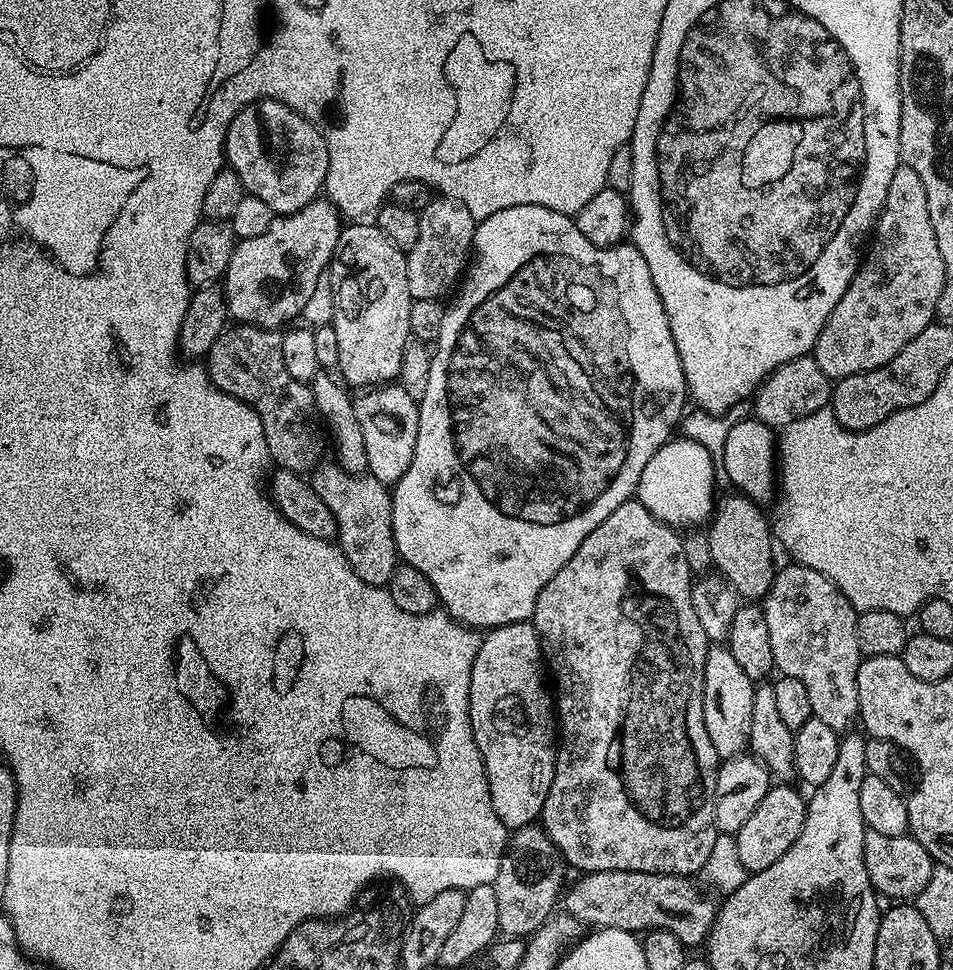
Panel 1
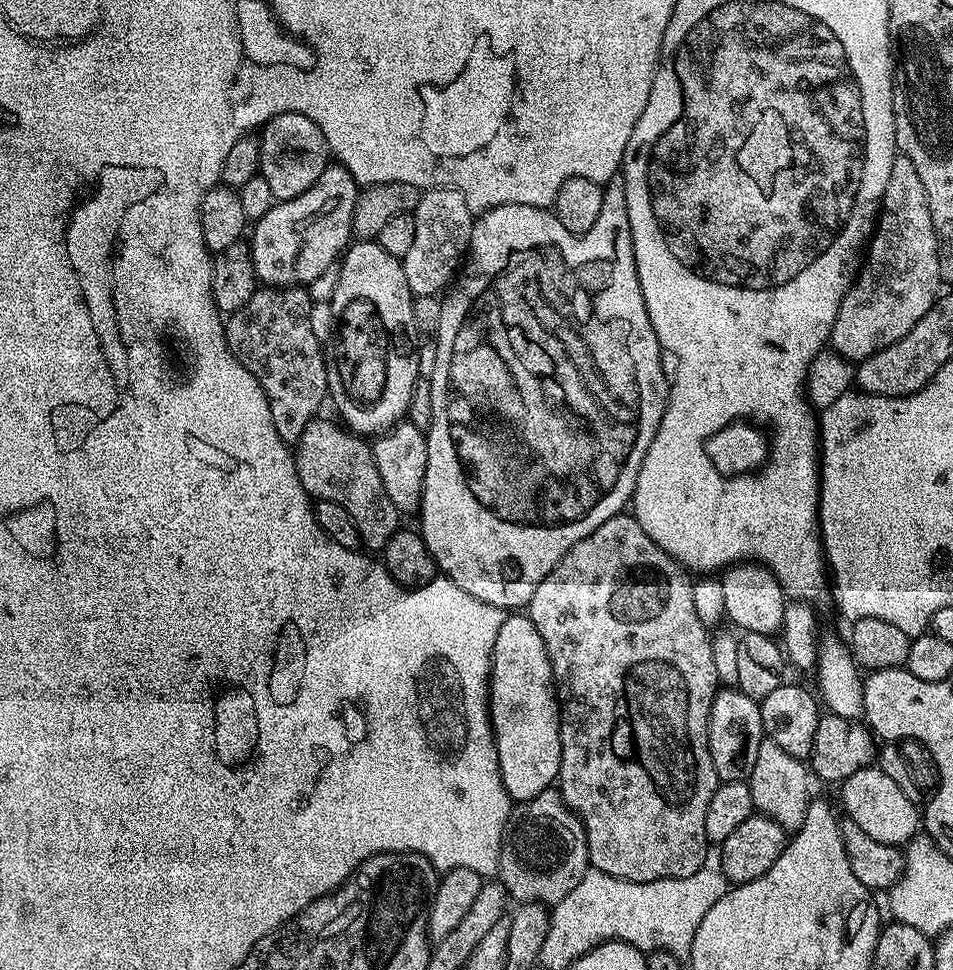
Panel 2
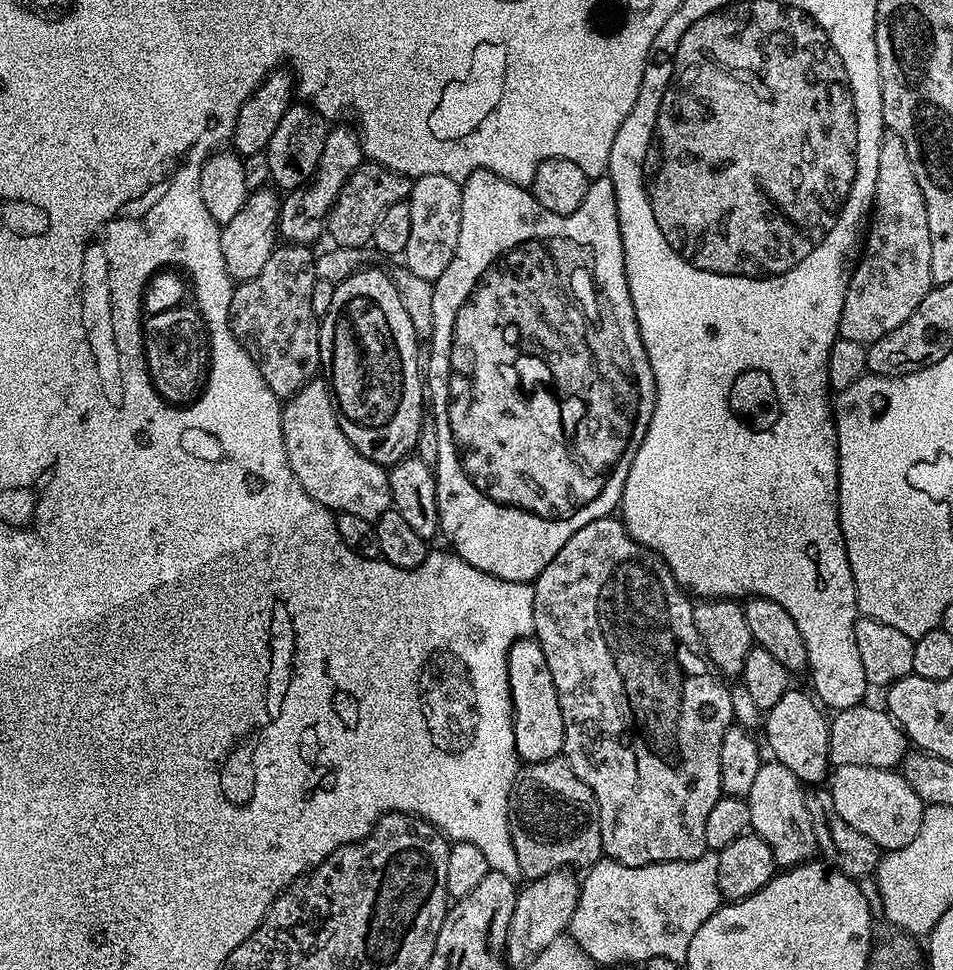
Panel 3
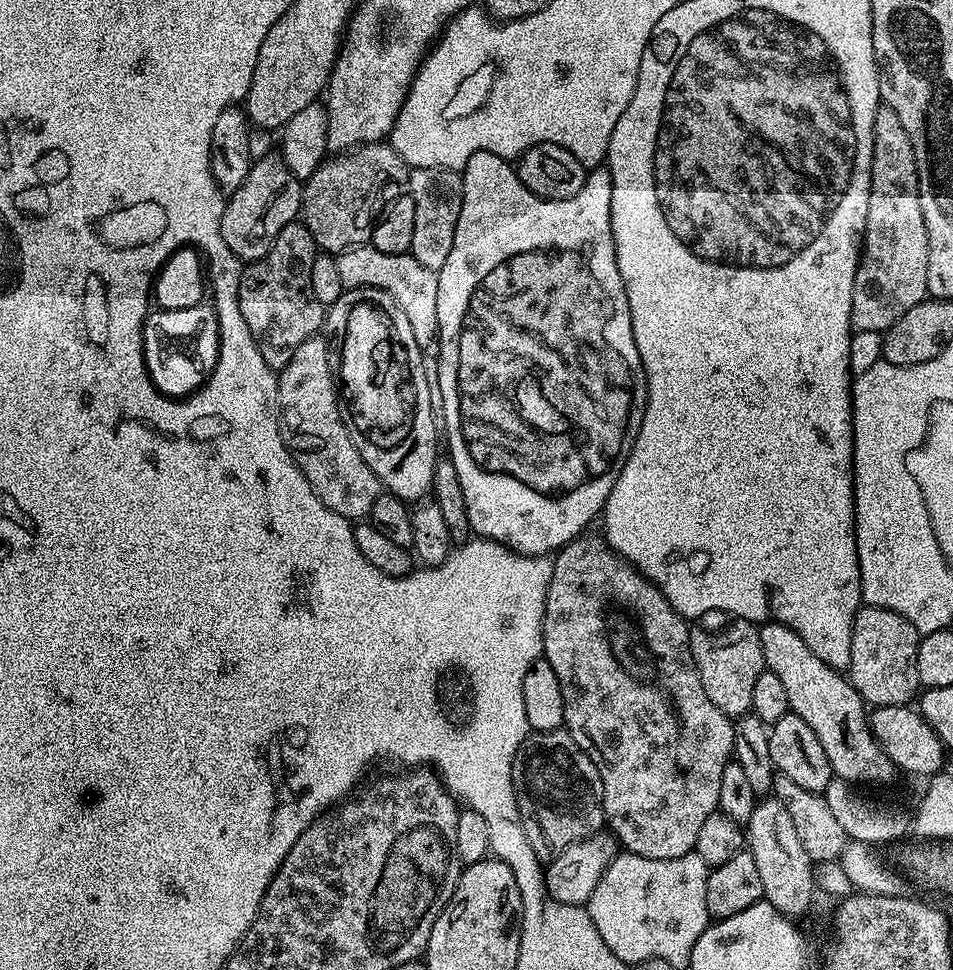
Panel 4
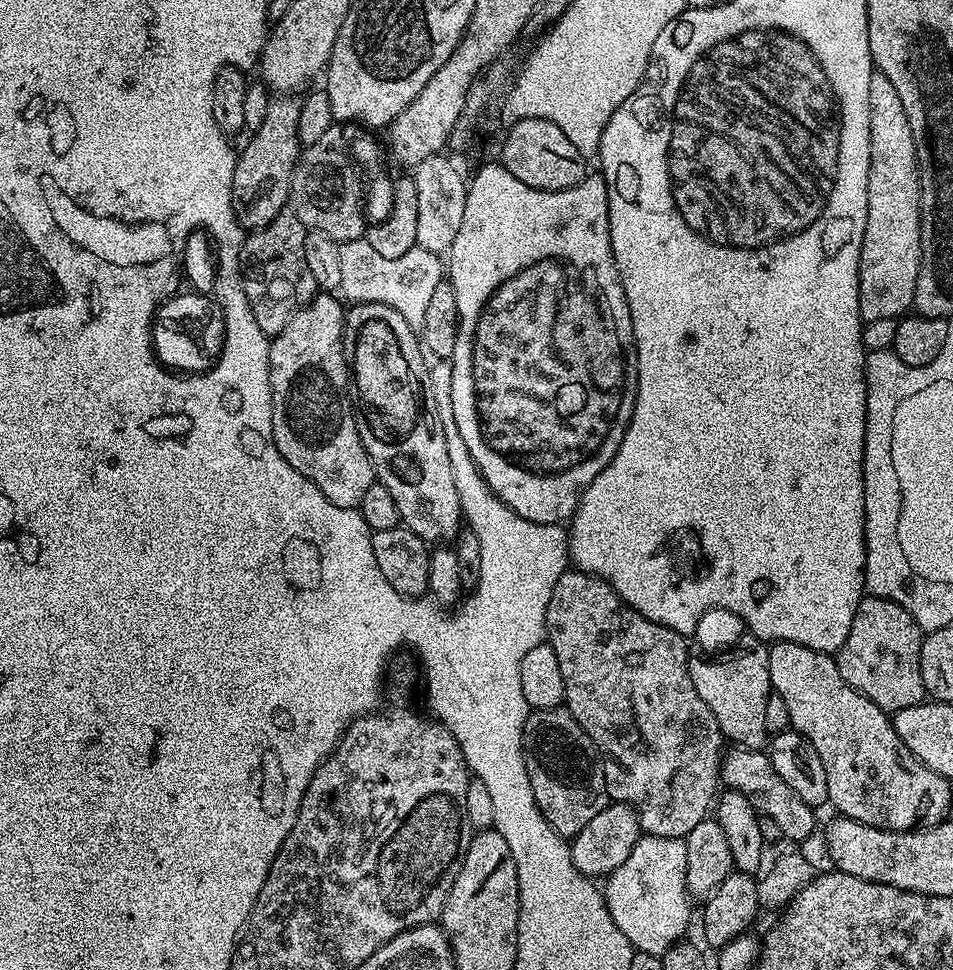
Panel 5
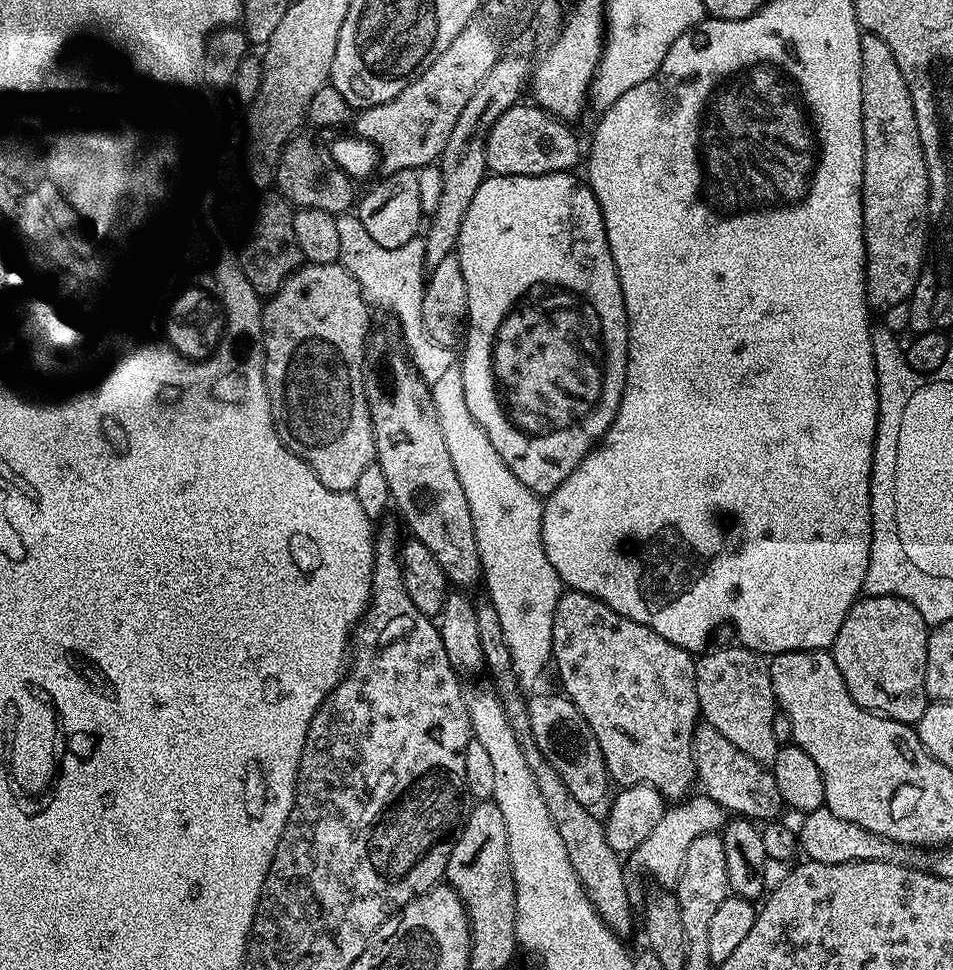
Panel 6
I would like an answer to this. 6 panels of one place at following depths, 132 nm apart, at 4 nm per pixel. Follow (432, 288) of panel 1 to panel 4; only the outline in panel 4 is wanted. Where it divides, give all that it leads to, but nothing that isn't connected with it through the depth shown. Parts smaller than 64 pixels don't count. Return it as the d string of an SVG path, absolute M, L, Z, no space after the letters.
M414 168L408 173L406 195L414 198L414 238L410 253L424 267L439 270L454 246L463 185L461 173L451 168Z

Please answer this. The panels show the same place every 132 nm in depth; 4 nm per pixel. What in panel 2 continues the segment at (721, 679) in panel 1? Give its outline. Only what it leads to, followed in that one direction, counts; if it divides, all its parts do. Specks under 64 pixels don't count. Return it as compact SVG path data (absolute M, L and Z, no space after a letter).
M735 686L721 687L708 719L708 749L717 781L725 784L746 782L750 778L750 770L754 770L754 761L758 759L758 746L762 746L764 739L759 703L742 694Z

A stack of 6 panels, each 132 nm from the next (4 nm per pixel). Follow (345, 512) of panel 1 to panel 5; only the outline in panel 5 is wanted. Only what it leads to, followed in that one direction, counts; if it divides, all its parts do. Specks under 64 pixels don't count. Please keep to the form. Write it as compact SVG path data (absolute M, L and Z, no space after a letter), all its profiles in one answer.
M317 294L305 308L298 309L292 315L290 322L286 324L277 336L271 339L268 345L270 390L272 391L272 433L274 434L274 442L282 454L282 458L286 458L286 462L290 462L290 466L294 466L294 470L298 470L298 474L302 474L310 482L314 482L314 486L318 486L318 490L322 490L322 494L326 494L326 498L330 502L334 502L334 506L338 506L339 508L359 508L362 498L366 495L366 490L370 490L370 486L377 483L377 479L376 472L372 469L372 459L368 457L366 446L362 446L362 442L360 441L358 416L354 411L353 397L350 395L350 360L346 355L346 348L344 352L343 344L344 308L335 300L336 298L332 294Z

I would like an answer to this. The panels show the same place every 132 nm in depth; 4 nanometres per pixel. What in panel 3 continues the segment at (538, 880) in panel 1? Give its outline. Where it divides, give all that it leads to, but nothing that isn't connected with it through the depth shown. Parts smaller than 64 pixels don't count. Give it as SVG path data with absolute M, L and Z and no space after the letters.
M563 758L524 764L519 769L508 794L508 829L514 842L514 854L518 854L520 875L525 881L537 880L561 870L587 870L602 856L602 834L596 799L586 782L574 774L568 761Z

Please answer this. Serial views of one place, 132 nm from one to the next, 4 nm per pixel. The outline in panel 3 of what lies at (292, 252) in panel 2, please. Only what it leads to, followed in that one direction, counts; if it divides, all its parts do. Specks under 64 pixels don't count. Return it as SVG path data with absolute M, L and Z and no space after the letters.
M333 127L322 146L322 158L318 158L315 174L308 179L303 188L291 189L283 197L280 206L279 235L290 244L315 245L315 240L320 235L325 235L328 213L340 197L341 190L365 160L364 147L360 145L359 135L353 129L351 132L348 128Z

